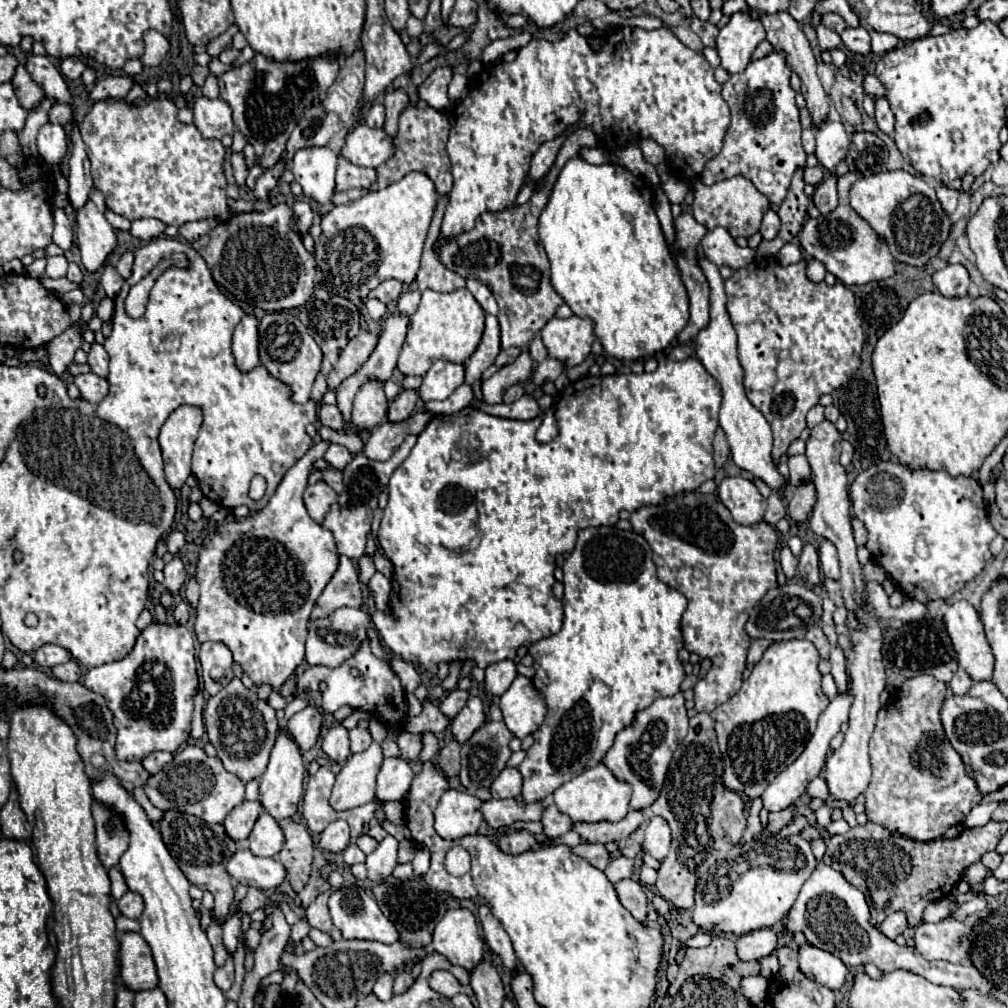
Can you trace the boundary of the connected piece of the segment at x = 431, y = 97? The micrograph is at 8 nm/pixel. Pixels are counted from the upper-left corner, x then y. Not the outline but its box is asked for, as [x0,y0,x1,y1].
[418,67,452,111]

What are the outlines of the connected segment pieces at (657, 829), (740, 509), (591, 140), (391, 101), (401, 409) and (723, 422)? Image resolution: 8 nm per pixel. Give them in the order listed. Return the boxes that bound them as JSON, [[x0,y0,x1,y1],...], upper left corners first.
[[644,817,670,861],[718,477,766,525],[438,129,598,349],[380,89,408,137],[388,389,418,421],[694,257,786,491]]

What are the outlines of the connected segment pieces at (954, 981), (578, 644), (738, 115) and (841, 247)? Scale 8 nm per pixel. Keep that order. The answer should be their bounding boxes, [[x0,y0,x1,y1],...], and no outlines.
[[786,865,1002,999],[518,527,686,801],[702,51,806,205],[798,173,894,285]]

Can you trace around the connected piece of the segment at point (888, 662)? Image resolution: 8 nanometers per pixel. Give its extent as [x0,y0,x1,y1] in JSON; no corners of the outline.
[882,617,956,683]

